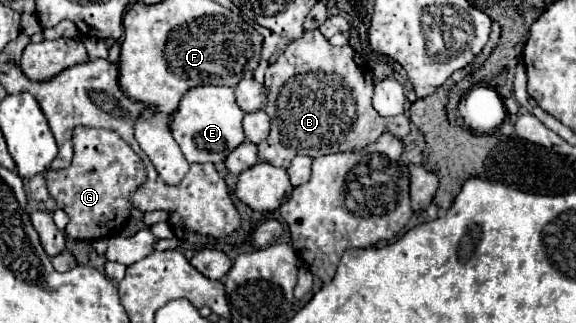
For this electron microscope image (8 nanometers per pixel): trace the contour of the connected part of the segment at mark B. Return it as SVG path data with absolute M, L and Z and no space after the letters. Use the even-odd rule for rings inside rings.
M319 29L305 31L301 39L291 41L283 55L269 65L265 73L265 87L269 89L265 111L271 117L271 133L261 141L259 161L287 169L295 155L321 157L339 151L361 151L373 143L381 133L389 131L399 137L409 133L409 117L381 117L373 105L373 73L361 57L347 45L331 45ZM351 97L355 113L351 117Z

